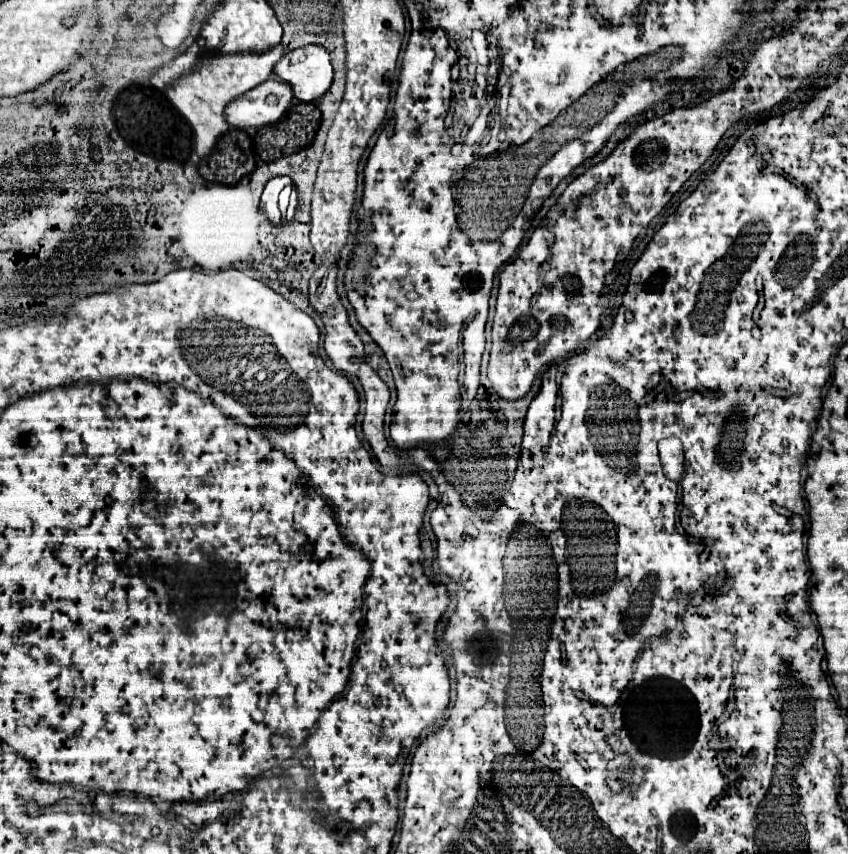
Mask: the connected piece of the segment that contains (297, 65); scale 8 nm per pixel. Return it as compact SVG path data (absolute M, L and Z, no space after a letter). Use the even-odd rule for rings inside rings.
M308 44L284 54L274 72L276 78L292 86L294 96L302 102L322 98L334 80L330 52L318 44Z

